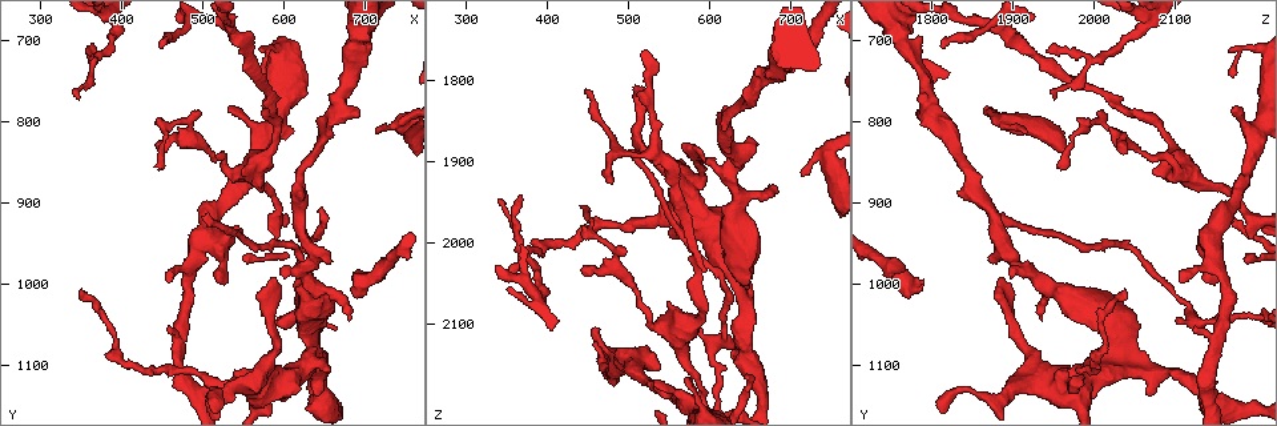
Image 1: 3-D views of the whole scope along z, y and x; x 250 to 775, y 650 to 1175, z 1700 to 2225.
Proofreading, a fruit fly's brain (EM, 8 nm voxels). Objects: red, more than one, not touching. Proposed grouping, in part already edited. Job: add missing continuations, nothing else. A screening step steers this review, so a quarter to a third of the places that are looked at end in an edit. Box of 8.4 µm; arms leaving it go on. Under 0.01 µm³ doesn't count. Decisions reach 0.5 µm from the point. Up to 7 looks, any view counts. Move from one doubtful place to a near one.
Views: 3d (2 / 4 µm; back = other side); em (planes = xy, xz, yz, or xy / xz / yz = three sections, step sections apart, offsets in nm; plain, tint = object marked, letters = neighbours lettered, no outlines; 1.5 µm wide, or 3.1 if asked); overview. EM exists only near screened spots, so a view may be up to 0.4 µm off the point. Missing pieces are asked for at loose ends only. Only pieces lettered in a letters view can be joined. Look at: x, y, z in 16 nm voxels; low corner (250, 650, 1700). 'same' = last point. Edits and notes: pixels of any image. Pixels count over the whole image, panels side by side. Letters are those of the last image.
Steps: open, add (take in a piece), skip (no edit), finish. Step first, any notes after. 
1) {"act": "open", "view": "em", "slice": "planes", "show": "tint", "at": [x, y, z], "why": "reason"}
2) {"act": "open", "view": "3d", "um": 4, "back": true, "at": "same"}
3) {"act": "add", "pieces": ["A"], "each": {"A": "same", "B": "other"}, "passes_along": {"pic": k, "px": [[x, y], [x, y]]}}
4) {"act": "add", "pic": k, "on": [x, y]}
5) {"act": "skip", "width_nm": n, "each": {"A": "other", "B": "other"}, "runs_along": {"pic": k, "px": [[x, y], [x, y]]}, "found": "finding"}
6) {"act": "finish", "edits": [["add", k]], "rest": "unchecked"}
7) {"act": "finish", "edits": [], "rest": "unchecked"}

{"act": "open", "view": "em", "slice": "planes", "show": "plain", "at": [460, 1000, 2110], "why": "free end"}

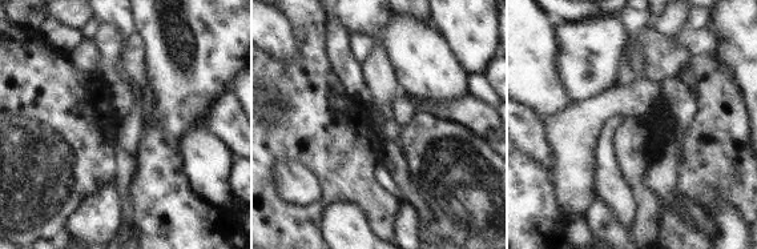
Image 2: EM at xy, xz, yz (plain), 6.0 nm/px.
{"act": "open", "view": "em", "slice": "planes", "show": "letters", "at": "same"}

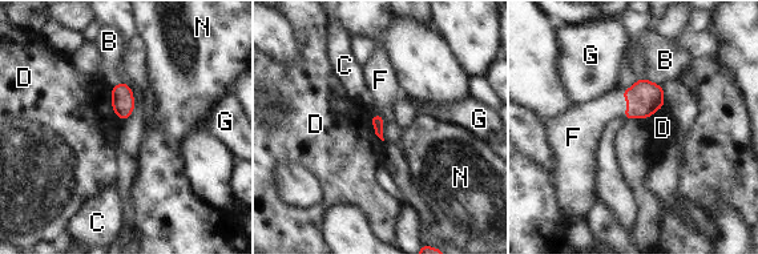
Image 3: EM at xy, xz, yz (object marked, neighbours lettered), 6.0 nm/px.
{"act": "add", "pieces": ["F"], "longest_contact_nm": ["D", 220], "each": {"B": "other", "C": "other", "D": "other", "F": "same", "G": "other", "N": "other"}, "passes_along": {"pic": 3, "px": [[645, 97], [628, 103], [591, 117]]}, "found": "it goes on there"}

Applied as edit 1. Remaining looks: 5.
{"act": "open", "view": "overview", "why": "redraw"}

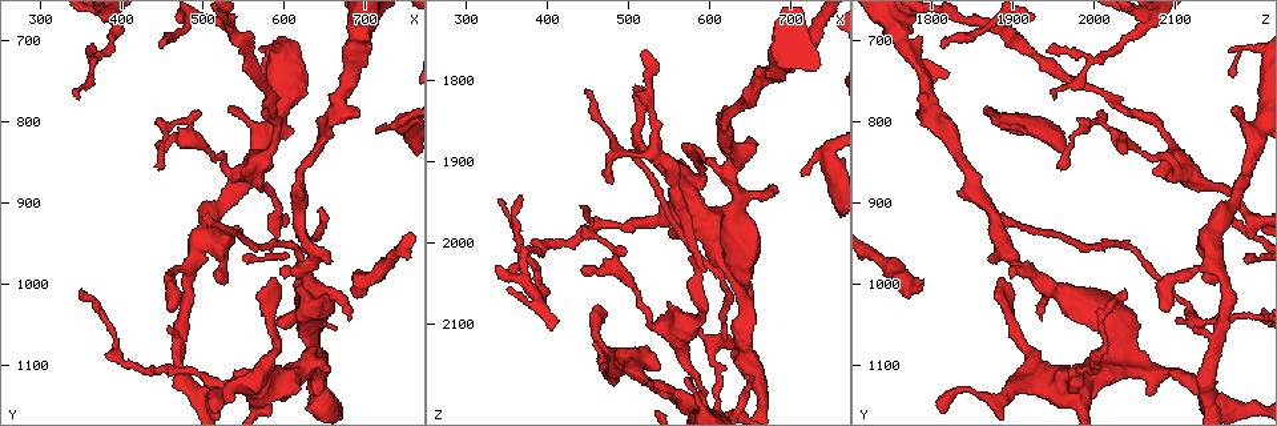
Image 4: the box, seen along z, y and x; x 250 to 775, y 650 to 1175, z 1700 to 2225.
{"act": "open", "view": "em", "slice": "planes", "show": "plain", "at": [455, 840, 2035], "why": "thin end"}

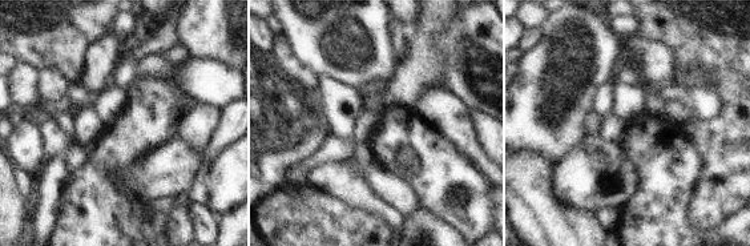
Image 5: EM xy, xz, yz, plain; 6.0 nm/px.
{"act": "open", "view": "em", "slice": "planes", "show": "letters", "at": "same"}

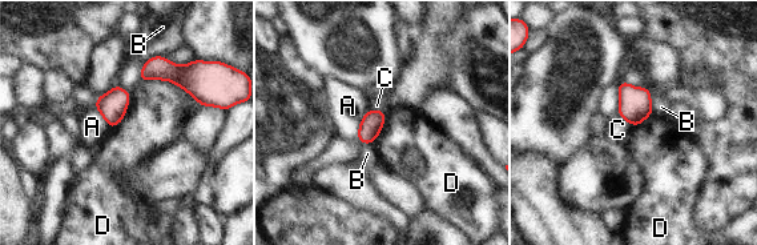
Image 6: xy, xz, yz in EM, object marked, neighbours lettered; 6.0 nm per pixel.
{"act": "skip", "each": {"A": "other", "B": "other", "C": "other", "D": "other"}, "border": {"pic": 6, "px": [[140, 80], [170, 80], [202, 105]]}, "found": "none of them fits"}

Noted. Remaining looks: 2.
{"act": "open", "view": "em", "slice": "planes", "show": "tint", "at": [505, 910, 1885], "why": "end of a long branch"}

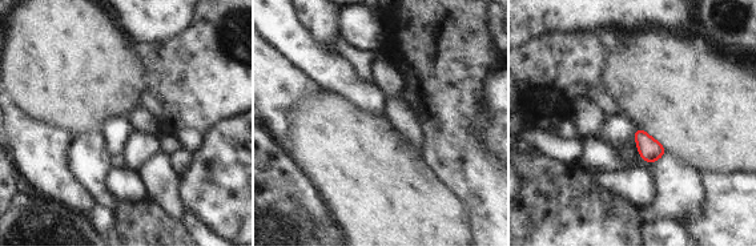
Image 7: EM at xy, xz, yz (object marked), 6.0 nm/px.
{"act": "open", "view": "em", "slice": "planes", "show": "letters", "at": "same"}

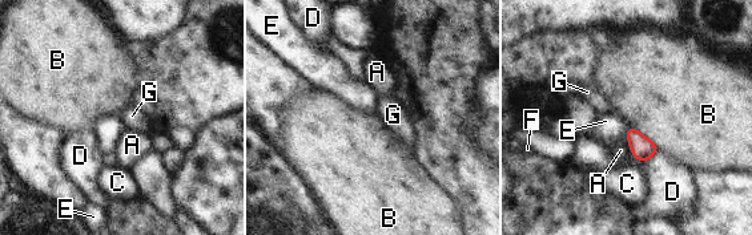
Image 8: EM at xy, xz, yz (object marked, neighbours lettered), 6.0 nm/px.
{"act": "add", "pieces": ["F"], "each": {"A": "other", "B": "other", "C": "other", "D": "other", "E": "other", "F": "same", "G": "other"}, "passes_along": {"pic": 8, "px": [[642, 148], [636, 158], [595, 157]]}, "found": "the cell continues"}

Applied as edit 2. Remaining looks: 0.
{"act": "finish", "edits": [["add", 3], ["add", 8]], "rest": "unchecked"}

